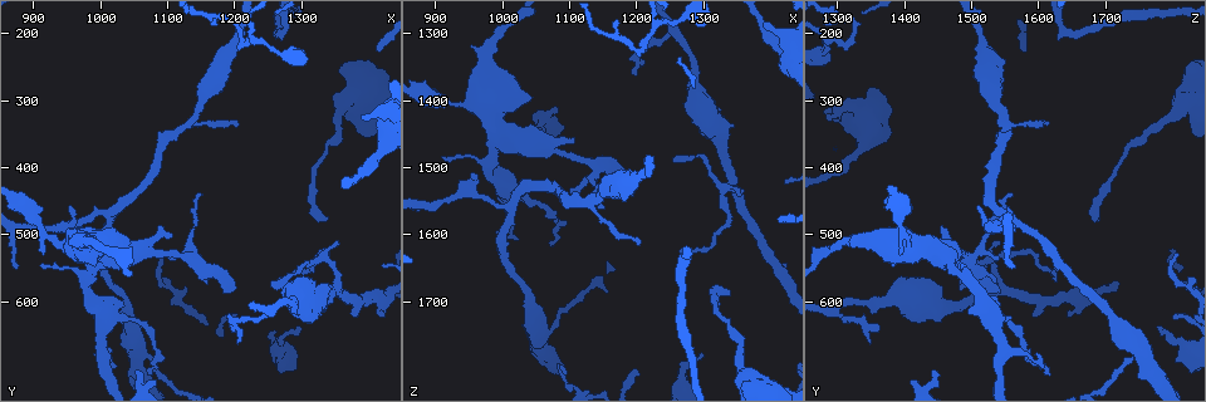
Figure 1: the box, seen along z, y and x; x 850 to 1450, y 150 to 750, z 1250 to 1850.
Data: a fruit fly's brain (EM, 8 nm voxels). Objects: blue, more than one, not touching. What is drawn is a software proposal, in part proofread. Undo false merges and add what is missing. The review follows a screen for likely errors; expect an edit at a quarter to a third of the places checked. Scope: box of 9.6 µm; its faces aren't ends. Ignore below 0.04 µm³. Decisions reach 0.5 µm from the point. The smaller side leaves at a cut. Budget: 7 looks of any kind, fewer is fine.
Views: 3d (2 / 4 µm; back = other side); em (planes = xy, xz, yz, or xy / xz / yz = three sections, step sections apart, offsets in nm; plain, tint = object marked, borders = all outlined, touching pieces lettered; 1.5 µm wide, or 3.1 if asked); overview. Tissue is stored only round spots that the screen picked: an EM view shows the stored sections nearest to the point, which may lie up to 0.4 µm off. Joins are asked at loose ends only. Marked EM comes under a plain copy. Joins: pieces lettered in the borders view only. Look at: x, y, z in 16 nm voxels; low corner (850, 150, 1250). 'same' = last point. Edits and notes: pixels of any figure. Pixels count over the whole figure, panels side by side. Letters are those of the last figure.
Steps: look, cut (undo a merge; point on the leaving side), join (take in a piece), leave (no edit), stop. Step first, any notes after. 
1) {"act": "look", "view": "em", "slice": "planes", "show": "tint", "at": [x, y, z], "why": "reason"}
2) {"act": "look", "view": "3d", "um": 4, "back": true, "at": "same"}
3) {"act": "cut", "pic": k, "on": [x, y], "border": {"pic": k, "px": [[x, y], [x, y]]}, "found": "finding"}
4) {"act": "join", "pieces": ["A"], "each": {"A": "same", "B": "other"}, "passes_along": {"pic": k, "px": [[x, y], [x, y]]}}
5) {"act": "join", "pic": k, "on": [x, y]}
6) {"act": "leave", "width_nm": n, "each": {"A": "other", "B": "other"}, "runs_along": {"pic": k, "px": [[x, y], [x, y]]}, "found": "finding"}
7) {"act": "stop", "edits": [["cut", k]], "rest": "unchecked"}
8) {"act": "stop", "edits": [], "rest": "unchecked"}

{"act": "look", "view": "em", "slice": "planes", "show": "borders", "at": [1295, 640, 1775], "why": "thin end"}

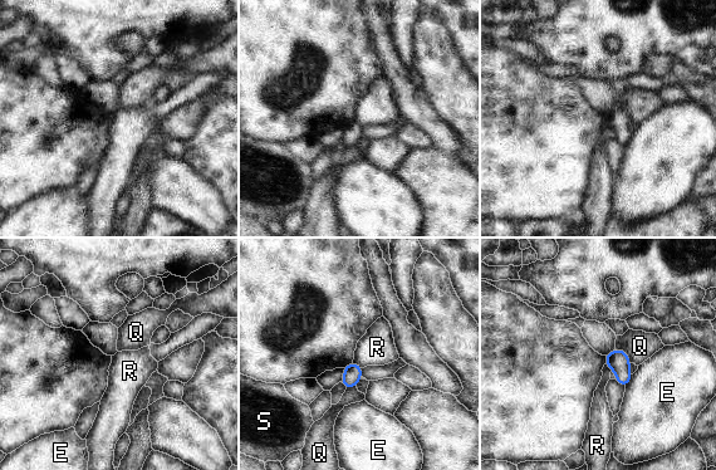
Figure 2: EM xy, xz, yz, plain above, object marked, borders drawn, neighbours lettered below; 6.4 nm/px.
{"act": "leave", "width_nm": 120, "each": {"E": "other", "Q": "other", "R": "other", "S": "other"}, "border": {"pic": 2, "px": [[352, 362], [362, 367]]}, "found": "no lettered piece goes on from it"}

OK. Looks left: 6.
{"act": "look", "view": "3d", "um": 2, "at": [1340, 475, 1690], "why": "end of a long branch"}

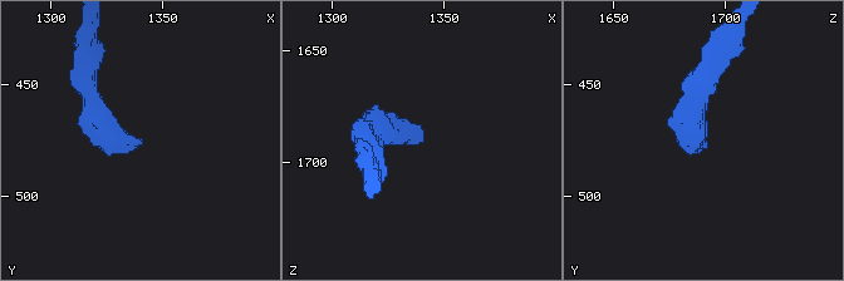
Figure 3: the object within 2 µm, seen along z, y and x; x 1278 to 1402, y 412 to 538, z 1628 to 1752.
{"act": "look", "view": "em", "slice": "planes", "show": "borders", "at": [1339, 476, 1693]}

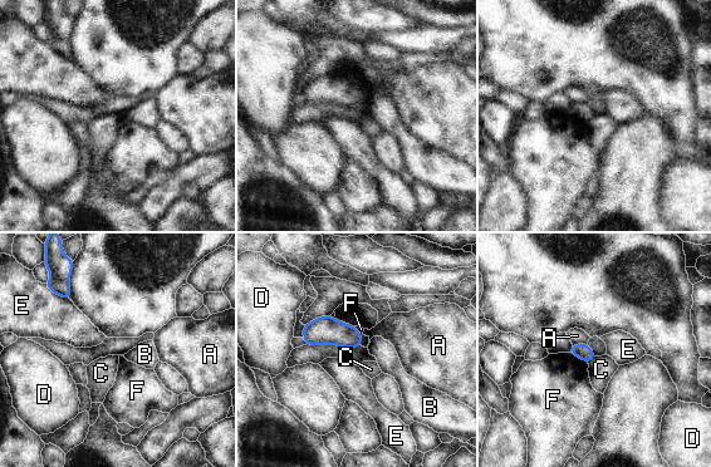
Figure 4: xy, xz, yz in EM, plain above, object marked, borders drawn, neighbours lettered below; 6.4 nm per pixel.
{"act": "leave", "each": {"A": "other", "B": "other", "C": "other", "D": "other", "E": "other", "F": "other"}, "border": {"pic": 4, "px": [[353, 327], [361, 334], [362, 345]]}, "found": "no lettered piece goes on from it"}

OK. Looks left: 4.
{"act": "look", "view": "3d", "um": 2, "back": true, "at": [1350, 505, 1535], "why": "thin end"}

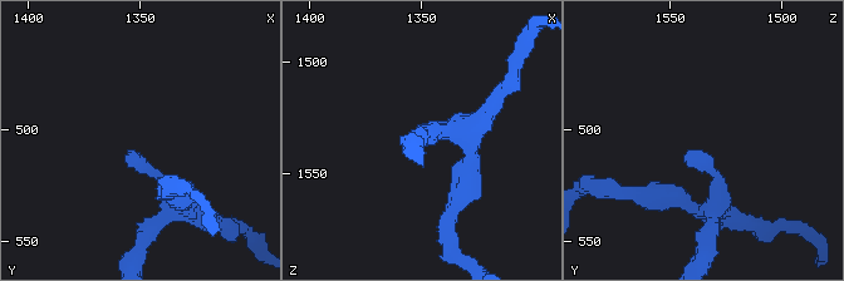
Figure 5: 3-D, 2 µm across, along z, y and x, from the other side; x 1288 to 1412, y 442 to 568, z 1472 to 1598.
{"act": "look", "view": "em", "slice": "yz", "step": 4, "show": "borders", "at": [1355, 509, 1536], "why": "now the EM"}

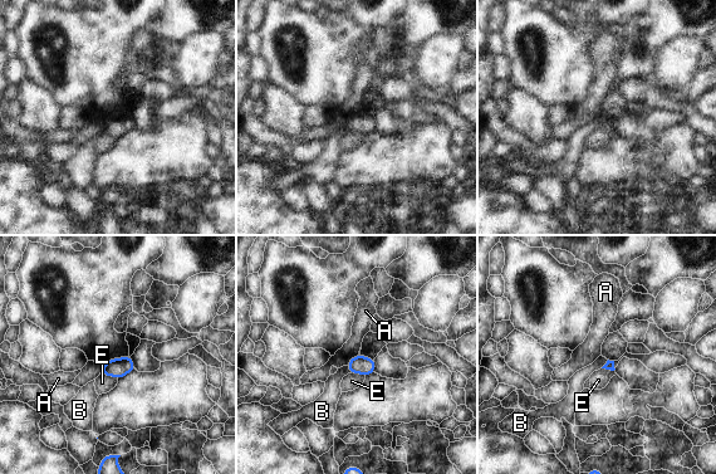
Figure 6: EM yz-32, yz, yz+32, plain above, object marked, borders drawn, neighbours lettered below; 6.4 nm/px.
{"act": "leave", "each": {"A": "other", "B": "other", "E": "other"}, "border": {"pic": 6, "px": [[358, 353], [344, 365]]}, "found": "none of them fits"}

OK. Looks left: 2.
{"act": "stop", "edits": [], "rest": "unchecked"}

